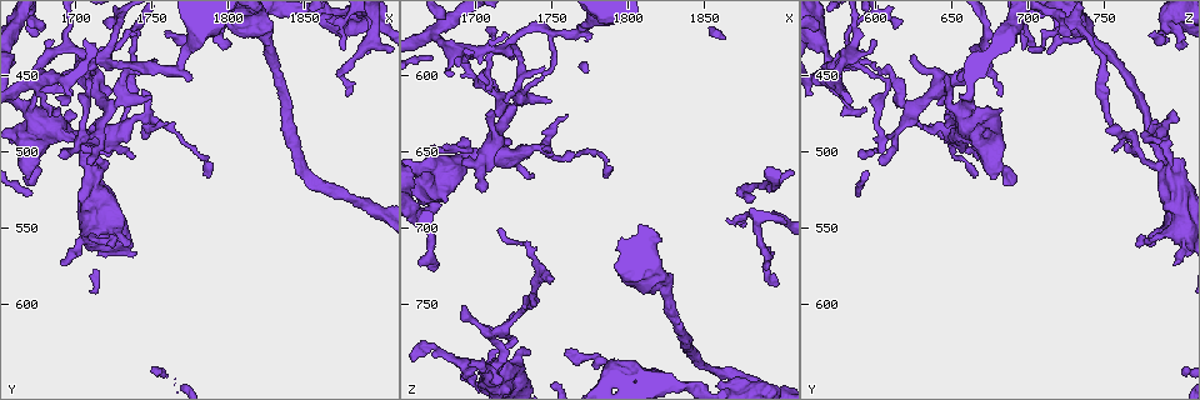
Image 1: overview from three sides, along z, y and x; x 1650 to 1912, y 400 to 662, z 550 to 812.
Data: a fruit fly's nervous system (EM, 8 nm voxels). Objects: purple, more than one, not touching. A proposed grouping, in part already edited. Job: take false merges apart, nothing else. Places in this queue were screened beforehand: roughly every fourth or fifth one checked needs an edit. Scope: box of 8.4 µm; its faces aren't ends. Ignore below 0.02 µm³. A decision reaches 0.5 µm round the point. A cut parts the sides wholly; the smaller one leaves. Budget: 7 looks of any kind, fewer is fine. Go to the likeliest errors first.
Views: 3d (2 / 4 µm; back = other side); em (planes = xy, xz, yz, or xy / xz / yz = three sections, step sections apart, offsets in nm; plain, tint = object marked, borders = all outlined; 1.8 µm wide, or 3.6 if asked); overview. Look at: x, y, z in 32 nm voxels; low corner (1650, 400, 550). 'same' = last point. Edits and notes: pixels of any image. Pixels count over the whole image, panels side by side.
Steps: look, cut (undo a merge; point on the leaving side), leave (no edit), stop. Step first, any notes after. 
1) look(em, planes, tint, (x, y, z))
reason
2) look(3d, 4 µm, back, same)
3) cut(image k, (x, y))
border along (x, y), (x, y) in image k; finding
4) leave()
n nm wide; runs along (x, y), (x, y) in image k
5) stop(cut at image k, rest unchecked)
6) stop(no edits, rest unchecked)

look(em, planes, tint, (1712, 498, 770))
arms part here

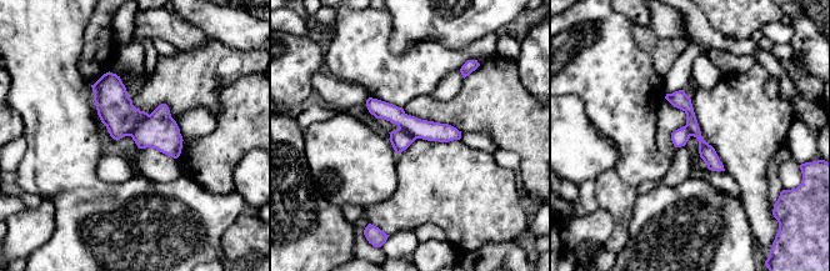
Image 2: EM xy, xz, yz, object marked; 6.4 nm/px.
cut(image 2, (159, 130))
110 nm wide; two neurons meet here

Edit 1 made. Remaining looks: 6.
look(3d, 2 µm, (1720, 440, 582))
a fork

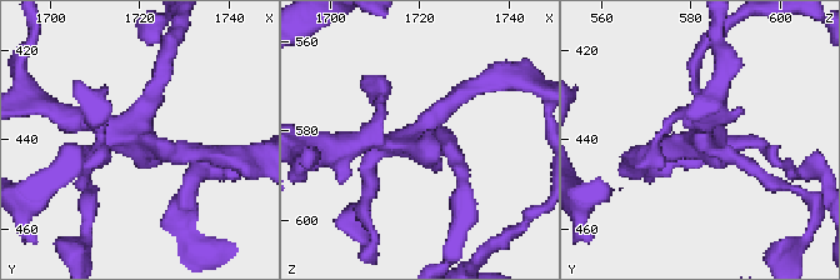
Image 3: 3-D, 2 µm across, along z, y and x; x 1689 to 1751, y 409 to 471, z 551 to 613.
look(em, xy, step 16, borders, (1720, 440, 582))
need the tissue

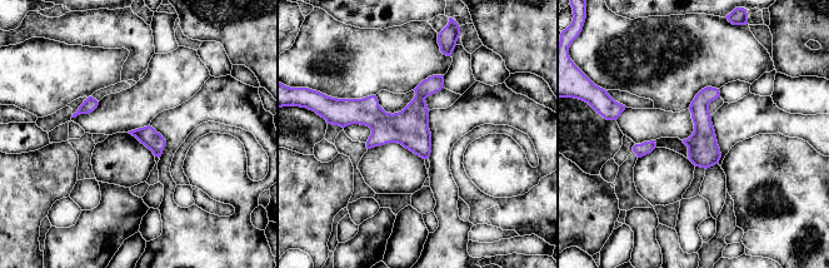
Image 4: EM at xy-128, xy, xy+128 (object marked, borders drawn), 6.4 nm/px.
leave()
continuous, no second neuron

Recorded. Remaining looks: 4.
look(3d, 4 µm, (1714, 558, 780))
closes a loop

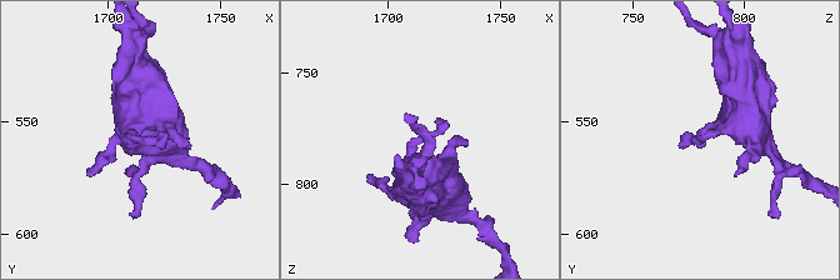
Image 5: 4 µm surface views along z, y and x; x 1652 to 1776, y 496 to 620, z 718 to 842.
look(em, planes, tint, (1714, 558, 781))
now the EM

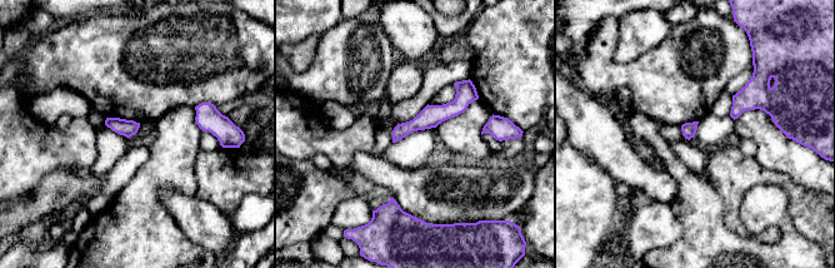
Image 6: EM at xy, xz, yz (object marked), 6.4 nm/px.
leave()
all the same neuron

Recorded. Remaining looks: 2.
stop(cut at image 2, rest unchecked)

